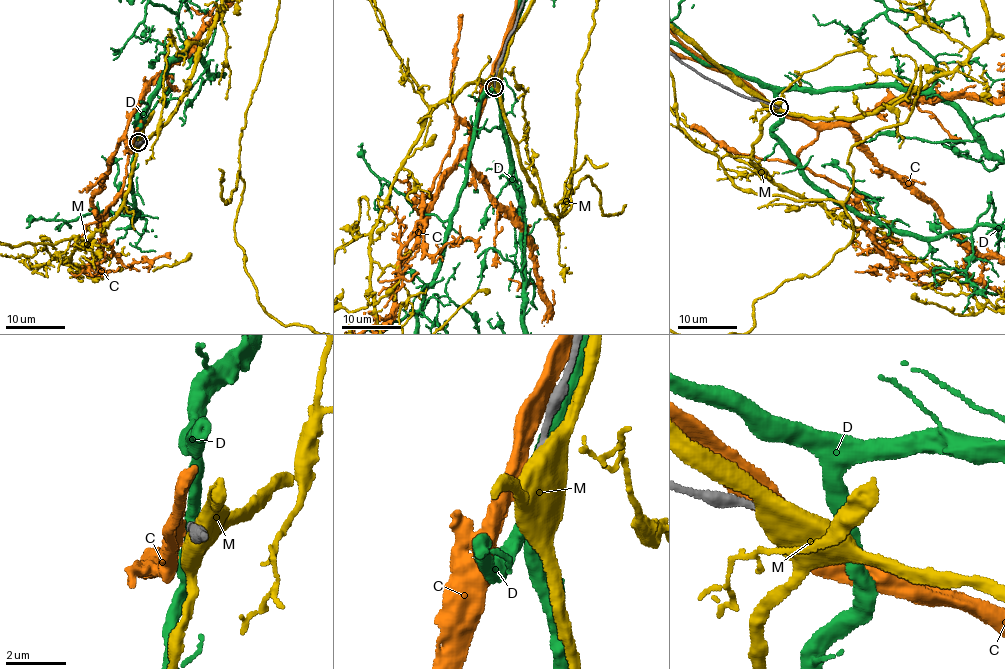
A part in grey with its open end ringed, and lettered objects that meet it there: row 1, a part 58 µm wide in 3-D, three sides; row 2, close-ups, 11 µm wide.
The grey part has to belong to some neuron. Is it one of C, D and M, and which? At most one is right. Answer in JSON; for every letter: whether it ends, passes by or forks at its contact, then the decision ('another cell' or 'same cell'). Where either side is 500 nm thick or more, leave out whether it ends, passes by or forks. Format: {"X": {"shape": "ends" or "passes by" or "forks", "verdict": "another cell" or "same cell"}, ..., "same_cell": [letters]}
{"C": {"shape": "passes by", "verdict": "another cell"}, "D": {"shape": "passes by", "verdict": "another cell"}, "M": {"verdict": "another cell"}, "same_cell": []}

